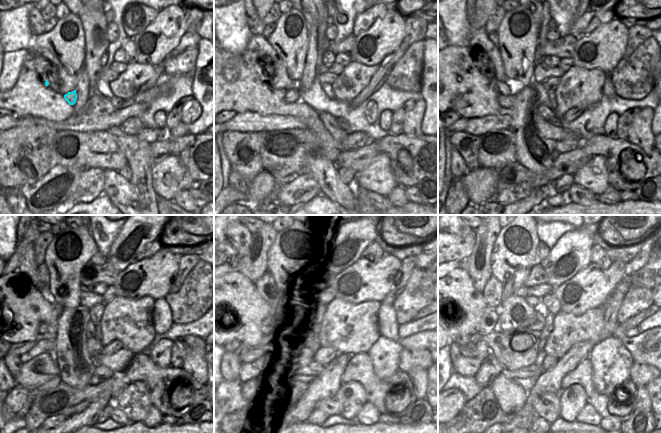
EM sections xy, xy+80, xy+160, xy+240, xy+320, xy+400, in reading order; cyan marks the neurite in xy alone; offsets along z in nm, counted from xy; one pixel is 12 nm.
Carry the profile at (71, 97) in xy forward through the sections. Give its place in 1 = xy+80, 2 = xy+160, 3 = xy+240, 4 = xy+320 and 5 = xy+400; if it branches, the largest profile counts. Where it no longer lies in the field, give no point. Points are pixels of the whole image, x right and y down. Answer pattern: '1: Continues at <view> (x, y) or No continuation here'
1: Continues at xy+80 (292, 96)
2: Continues at xy+160 (505, 98)
3: Continues at xy+240 (51, 313)
4: Continues at xy+320 (266, 322)
5: Continues at xy+400 (489, 318)

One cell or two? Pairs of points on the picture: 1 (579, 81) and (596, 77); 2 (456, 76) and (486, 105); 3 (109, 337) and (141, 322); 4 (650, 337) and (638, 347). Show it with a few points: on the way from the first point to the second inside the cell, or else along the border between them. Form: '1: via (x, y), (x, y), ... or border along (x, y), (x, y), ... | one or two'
1: via (583, 81), (592, 80) | one
2: via (463, 83), (479, 99) | one
3: via (117, 329), (124, 322), (133, 322) | one
4: via (647, 340), (641, 346) | one

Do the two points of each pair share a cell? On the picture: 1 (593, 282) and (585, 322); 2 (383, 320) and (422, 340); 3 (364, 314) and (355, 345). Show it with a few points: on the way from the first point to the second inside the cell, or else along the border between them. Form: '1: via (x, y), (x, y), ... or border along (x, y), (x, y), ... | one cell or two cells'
1: border along (600, 305), (579, 315), (563, 310) | two cells
2: via (390, 330), (401, 341), (412, 341) | one cell
3: via (358, 322), (355, 325), (355, 337) | one cell

